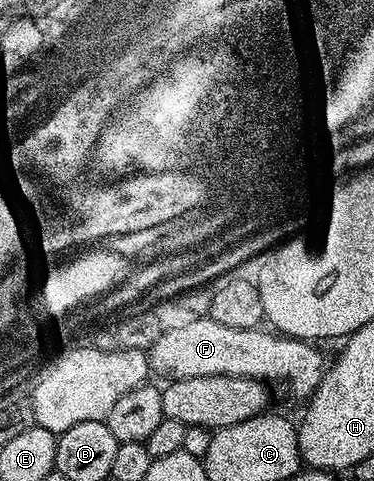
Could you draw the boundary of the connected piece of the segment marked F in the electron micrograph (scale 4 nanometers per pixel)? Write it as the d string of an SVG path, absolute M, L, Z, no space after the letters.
M202 316L194 322L185 322L182 326L170 325L165 328L147 353L150 371L154 375L162 374L165 380L226 374L259 378L274 384L273 382L289 378L290 392L301 400L308 400L317 390L327 369L327 358L313 346L316 345L312 341L282 336L265 328L227 328L214 318Z

